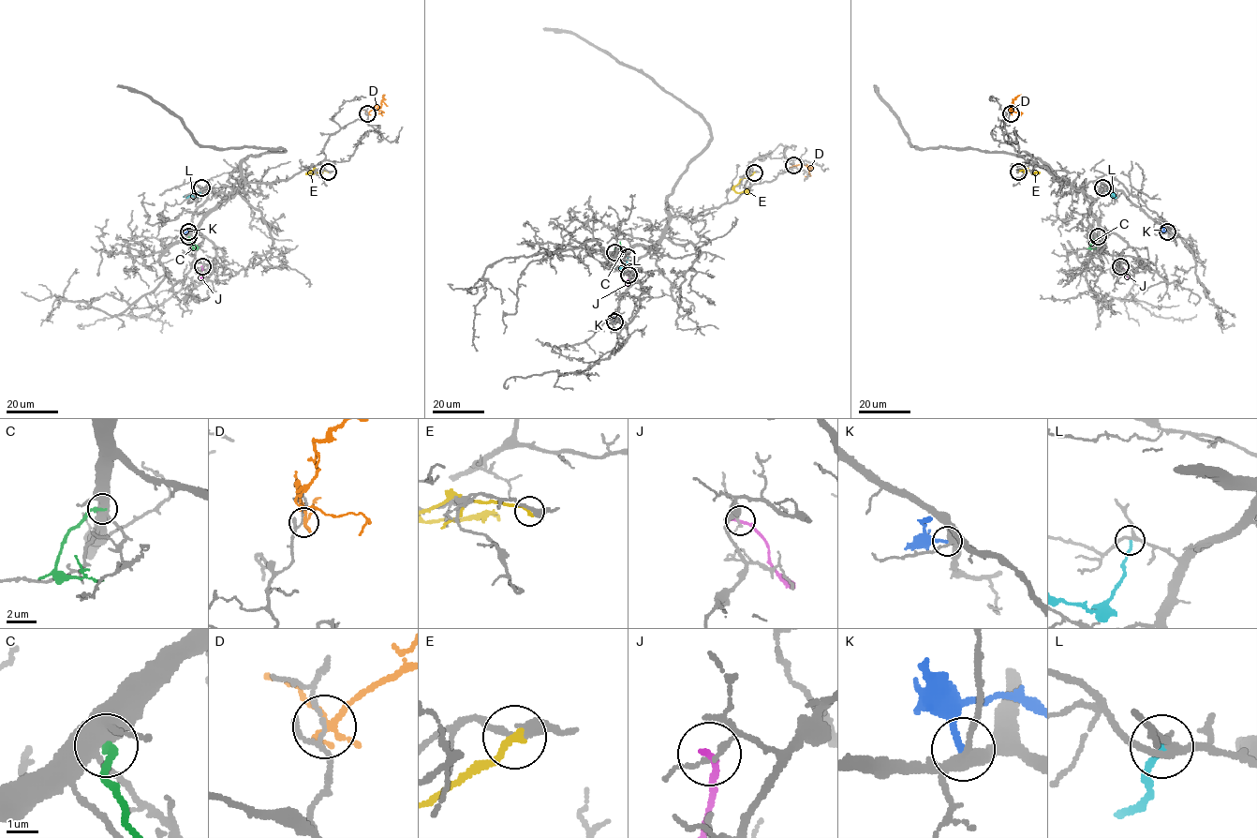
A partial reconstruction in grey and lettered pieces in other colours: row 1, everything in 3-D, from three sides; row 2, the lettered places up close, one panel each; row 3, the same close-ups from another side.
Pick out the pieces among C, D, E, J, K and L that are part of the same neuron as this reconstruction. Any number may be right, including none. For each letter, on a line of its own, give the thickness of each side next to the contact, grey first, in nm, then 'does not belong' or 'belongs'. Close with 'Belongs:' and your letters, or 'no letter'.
C: 480 nm thick on the grey side, 200 nm on the other; does not belong
D: 90 nm thick on the grey side, 170 nm on the other; does not belong
E: 340 nm thick on the grey side, 280 nm on the other; does not belong
J: 130 nm thick on the grey side, 220 nm on the other; does not belong
K: 360 nm thick on the grey side, 200 nm on the other; does not belong
L: 200 nm thick on the grey side, 180 nm on the other; does not belong
Belongs: no letter

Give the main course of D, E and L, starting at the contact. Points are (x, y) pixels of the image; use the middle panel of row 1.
D: (793, 165), (810, 167), (808, 176)
E: (754, 172), (734, 187), (737, 192), (748, 194)
L: (628, 256), (623, 267), (609, 267)

